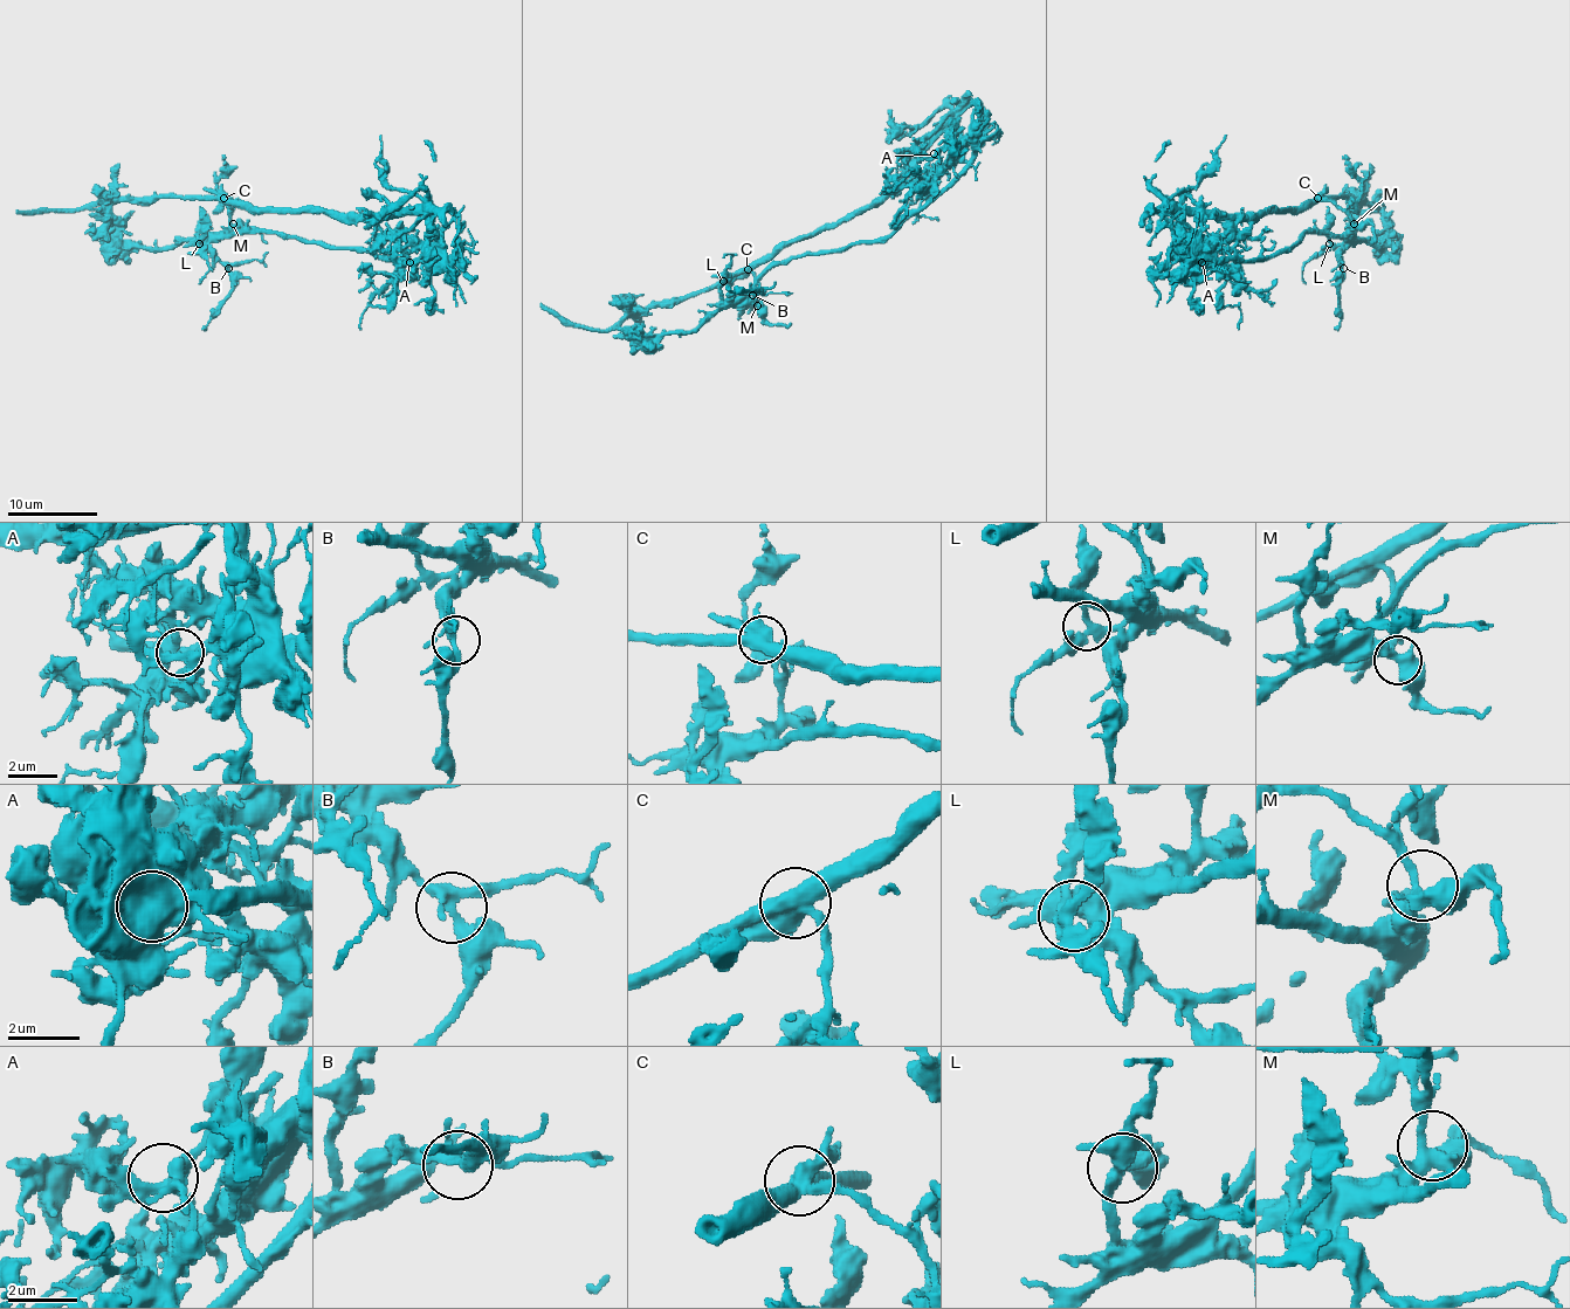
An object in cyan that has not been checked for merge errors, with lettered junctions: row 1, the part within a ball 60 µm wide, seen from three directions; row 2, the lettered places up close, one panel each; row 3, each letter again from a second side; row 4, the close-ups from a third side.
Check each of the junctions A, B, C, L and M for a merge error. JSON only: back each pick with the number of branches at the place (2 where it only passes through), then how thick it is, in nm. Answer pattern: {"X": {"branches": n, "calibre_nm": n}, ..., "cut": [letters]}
{"C": {"branches": 3, "calibre_nm": 500}, "cut": ["C"]}

